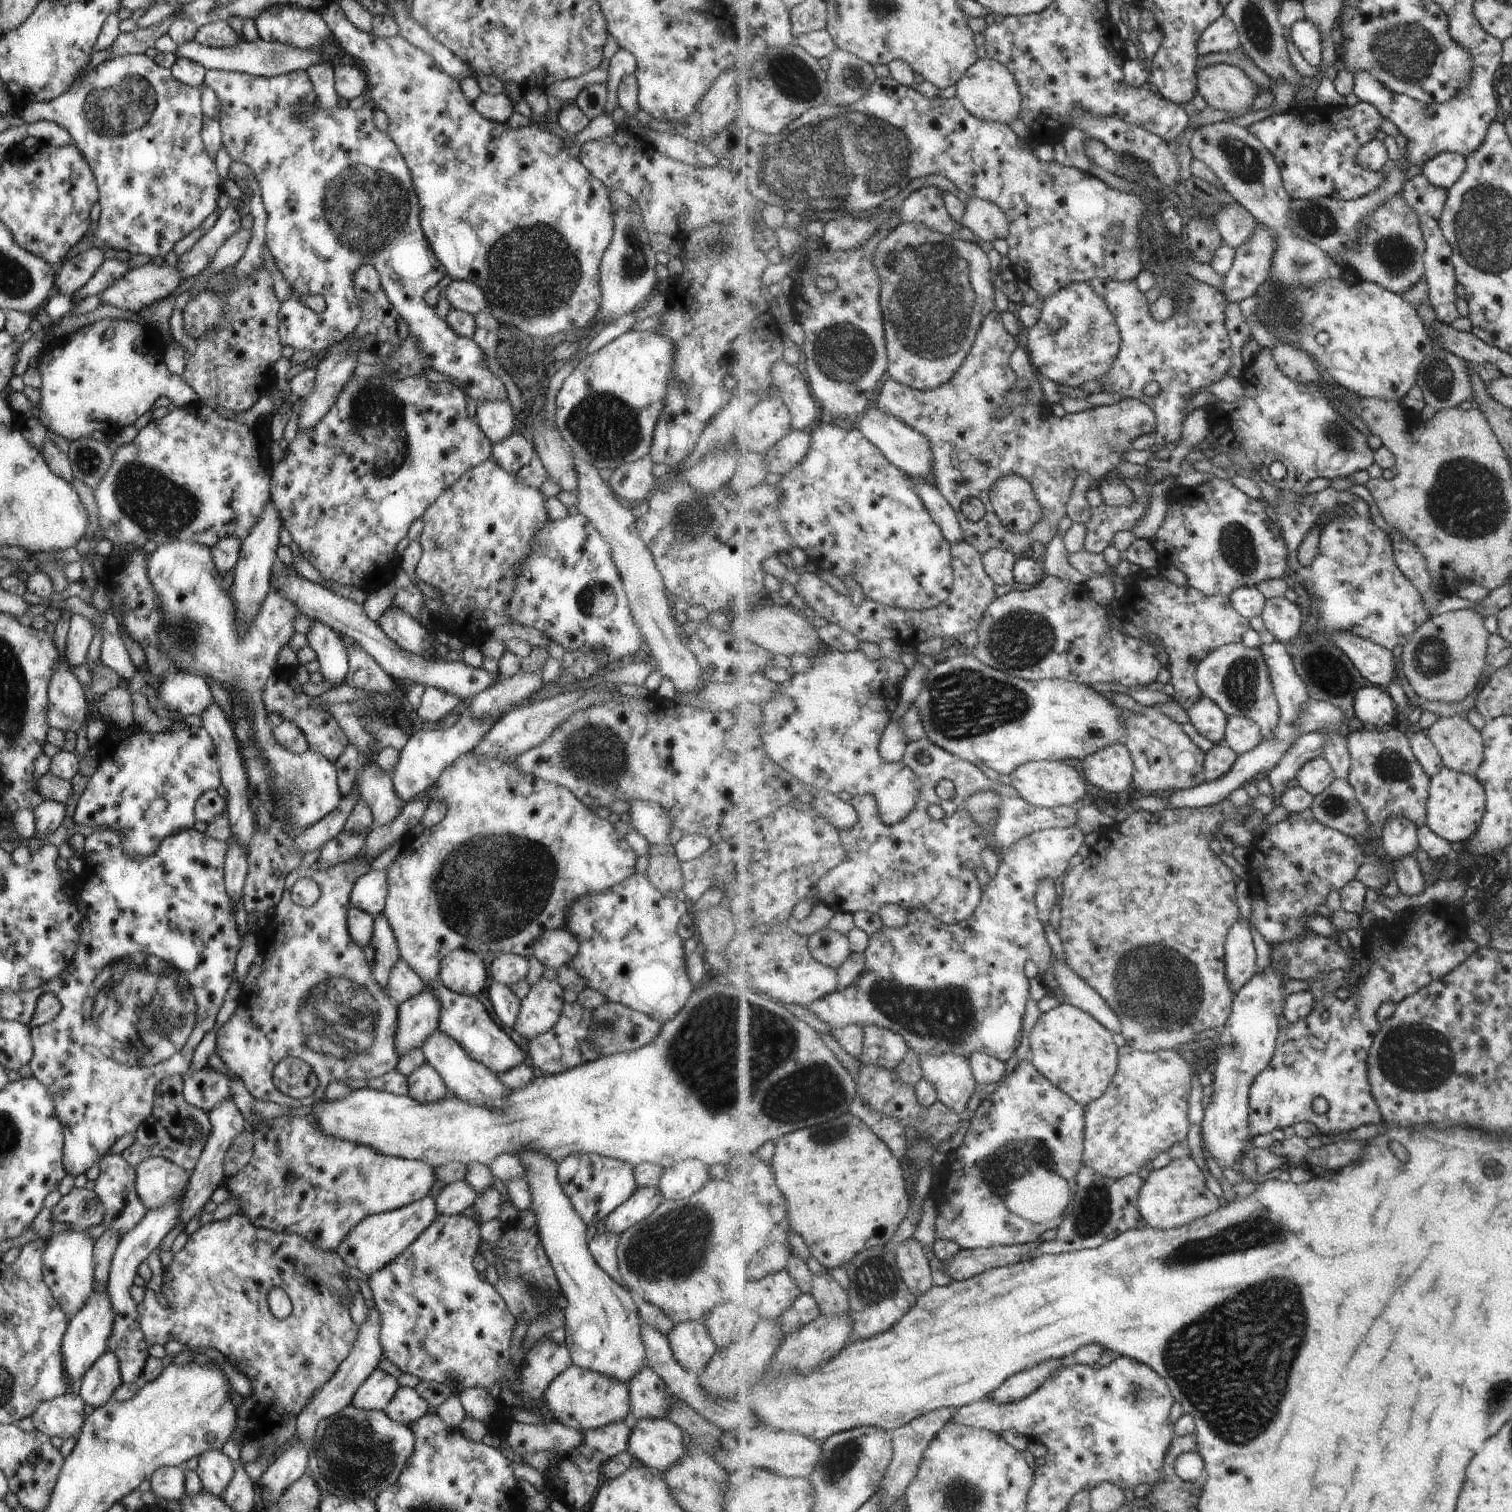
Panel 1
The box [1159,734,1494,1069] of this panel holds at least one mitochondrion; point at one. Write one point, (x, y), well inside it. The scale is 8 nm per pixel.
(1391, 765)

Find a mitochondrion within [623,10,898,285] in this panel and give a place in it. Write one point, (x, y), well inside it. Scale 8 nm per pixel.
(791, 73)

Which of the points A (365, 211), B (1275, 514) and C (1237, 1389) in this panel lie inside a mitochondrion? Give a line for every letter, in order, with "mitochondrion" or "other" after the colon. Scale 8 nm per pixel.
A: mitochondrion
B: other
C: mitochondrion

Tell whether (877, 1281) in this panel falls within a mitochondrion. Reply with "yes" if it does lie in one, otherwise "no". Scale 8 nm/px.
yes

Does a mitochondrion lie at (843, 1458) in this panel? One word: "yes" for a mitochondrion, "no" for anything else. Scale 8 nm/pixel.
yes

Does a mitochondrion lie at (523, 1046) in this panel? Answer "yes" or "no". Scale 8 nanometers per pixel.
no

